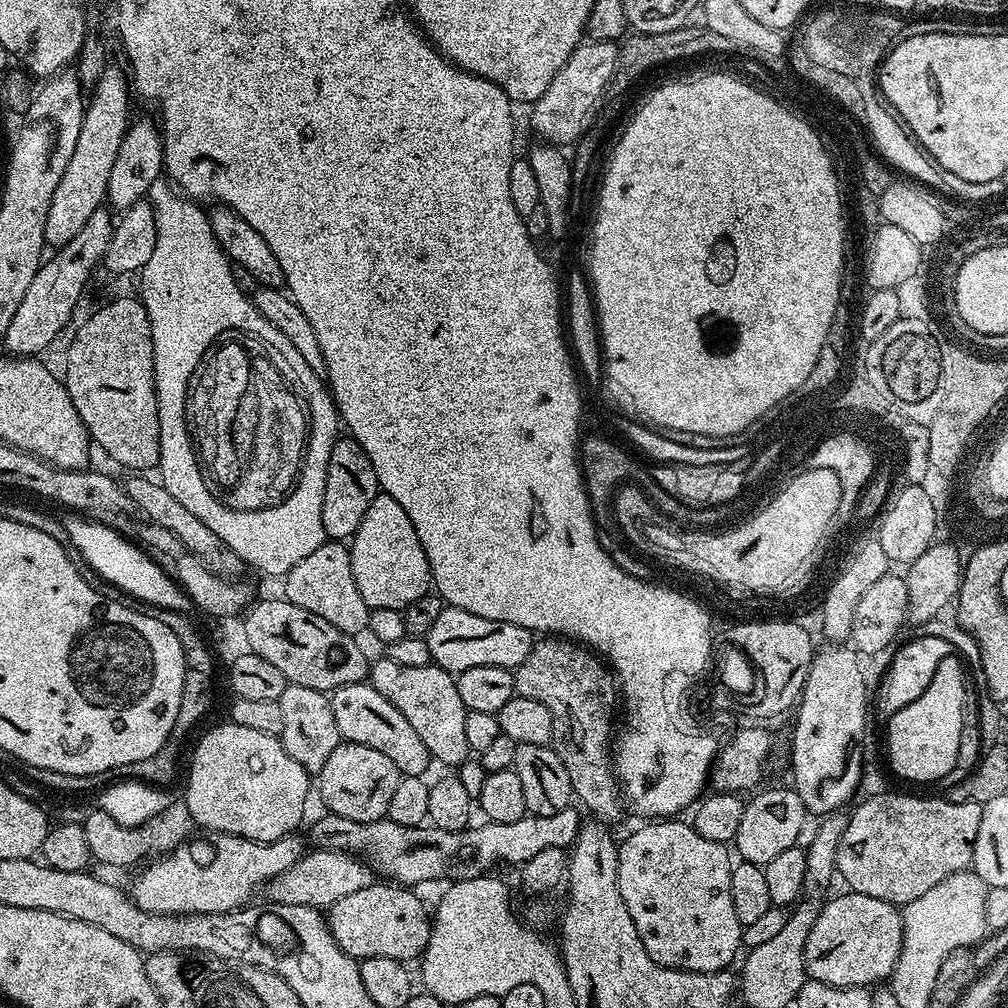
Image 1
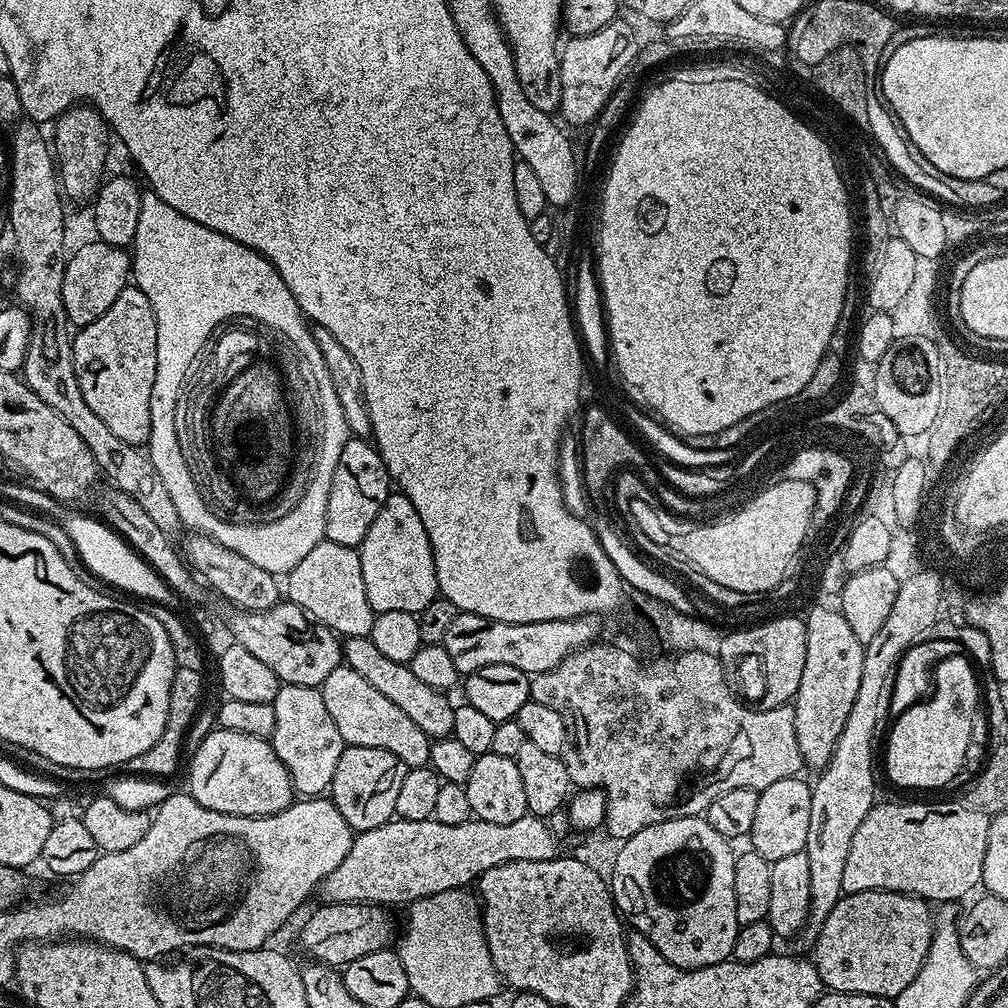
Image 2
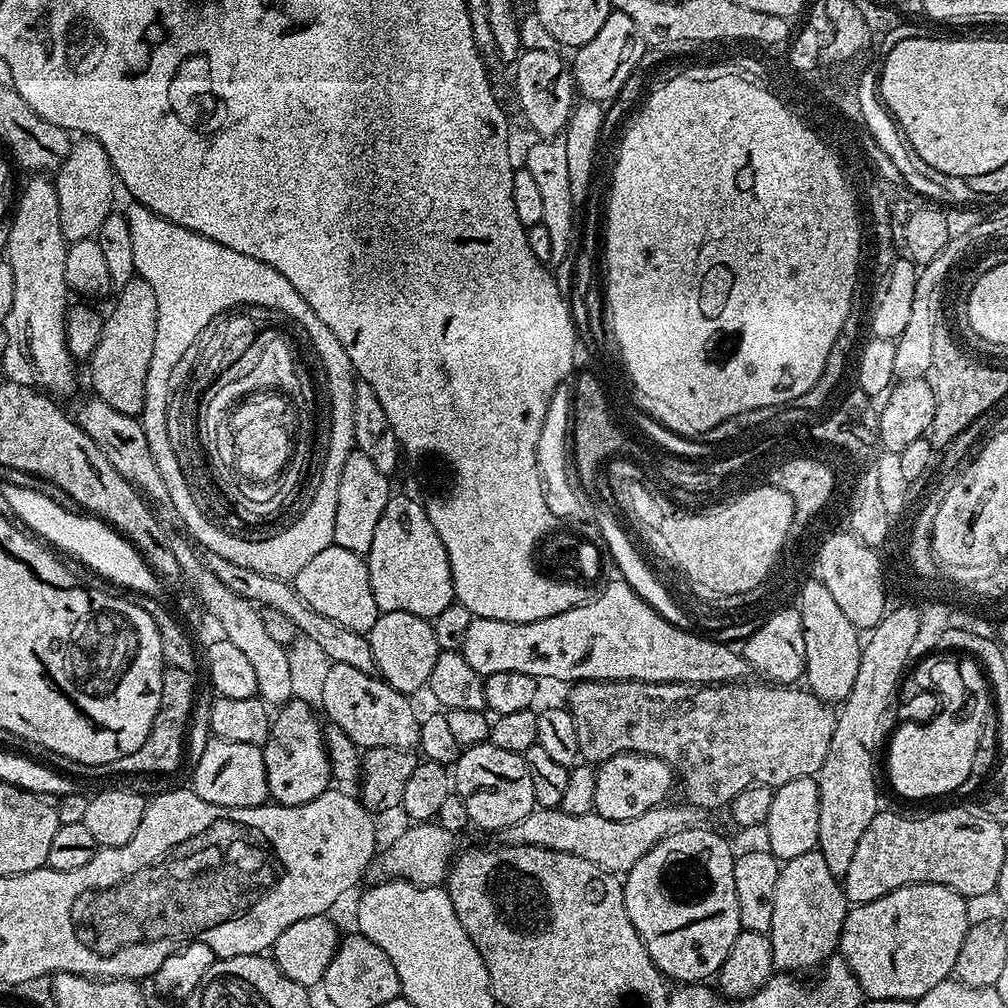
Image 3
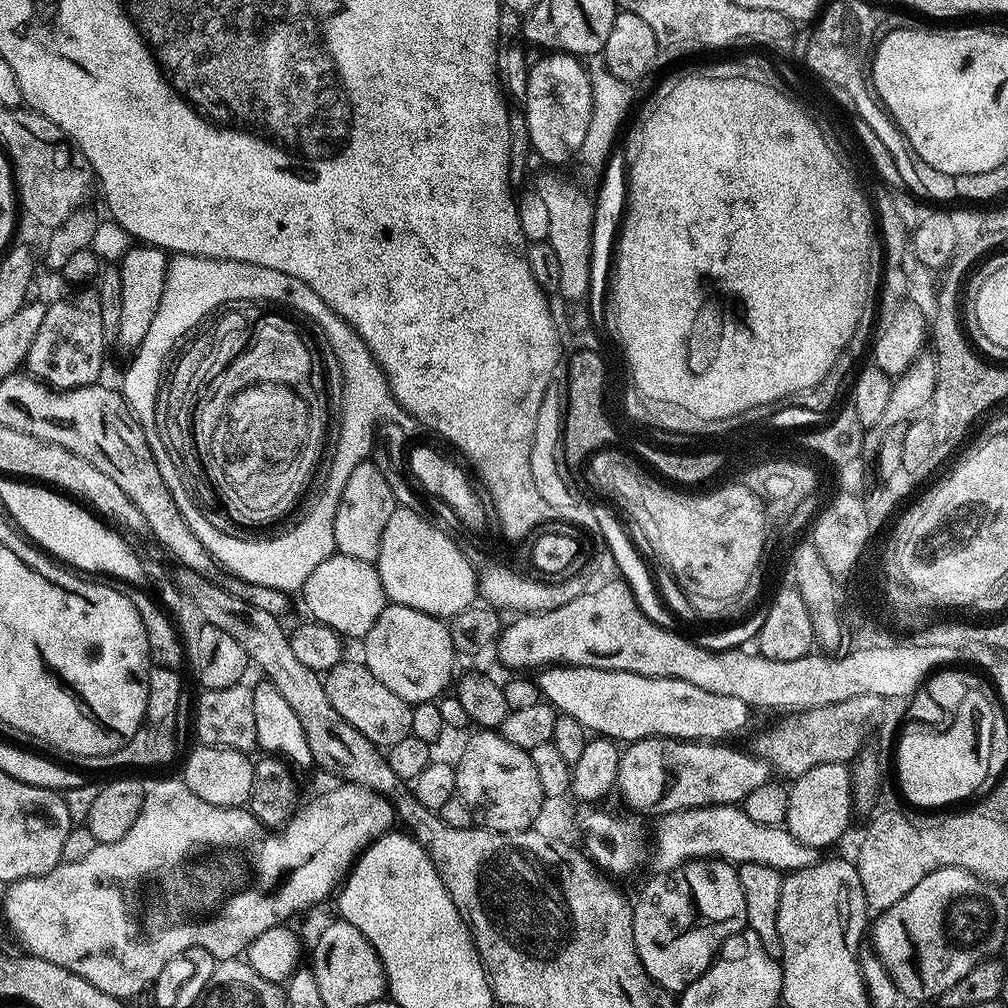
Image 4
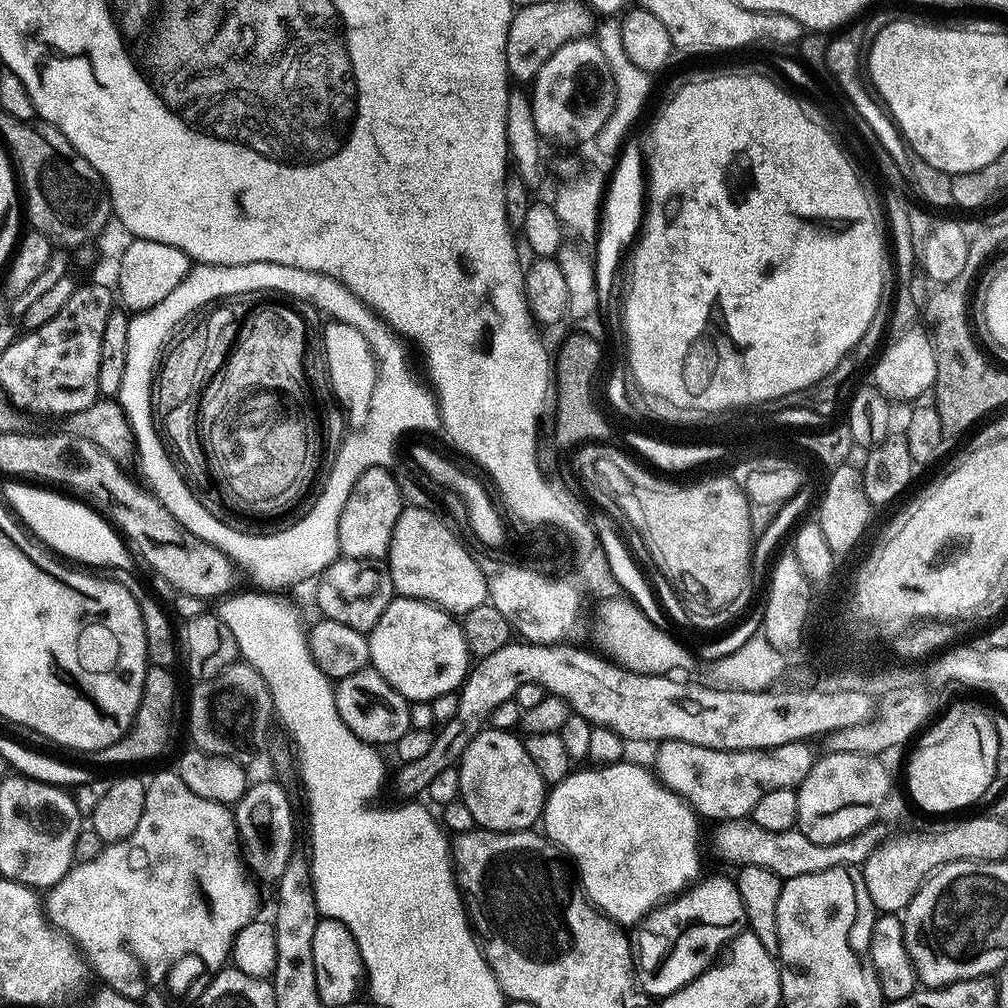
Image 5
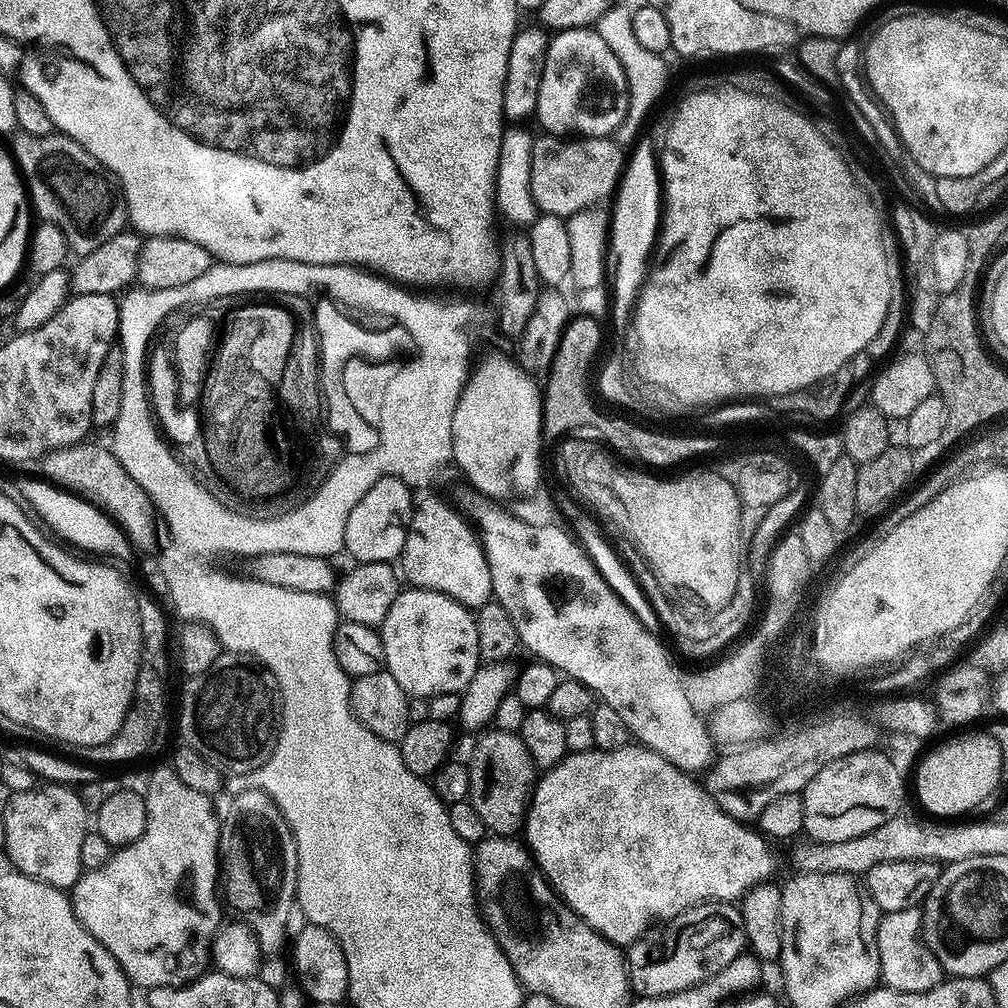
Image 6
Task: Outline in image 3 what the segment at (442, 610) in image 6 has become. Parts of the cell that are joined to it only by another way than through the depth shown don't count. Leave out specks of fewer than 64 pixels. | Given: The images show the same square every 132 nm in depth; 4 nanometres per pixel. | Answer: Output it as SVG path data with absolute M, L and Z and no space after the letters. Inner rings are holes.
M381 612L374 626L367 632L370 650L374 654L376 672L391 688L405 694L413 694L425 687L440 653L431 623L425 617L409 612Z

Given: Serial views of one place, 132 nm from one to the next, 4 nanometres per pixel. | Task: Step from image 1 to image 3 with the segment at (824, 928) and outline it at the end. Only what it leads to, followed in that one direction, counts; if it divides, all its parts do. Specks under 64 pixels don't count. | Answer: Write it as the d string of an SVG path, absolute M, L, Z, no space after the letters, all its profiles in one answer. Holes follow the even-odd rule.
M911 884L910 886L902 886L882 898L874 898L874 902L849 907L842 926L838 952L850 966L854 978L858 978L860 988L864 991L865 997L869 1000L910 1000L915 1002L921 1000L930 990L934 990L934 986L938 986L938 982L949 979L955 973L958 954L962 950L962 942L968 933L970 923L968 904L969 901L965 897L958 895L953 888L947 888L941 884Z

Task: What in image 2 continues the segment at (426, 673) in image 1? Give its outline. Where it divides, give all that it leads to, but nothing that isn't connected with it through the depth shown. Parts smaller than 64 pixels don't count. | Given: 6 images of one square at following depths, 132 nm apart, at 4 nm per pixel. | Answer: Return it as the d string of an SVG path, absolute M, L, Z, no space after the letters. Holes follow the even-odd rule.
M350 636L342 644L342 660L347 667L354 670L374 690L378 690L384 697L390 698L394 706L402 706L412 721L418 725L418 730L422 730L432 740L440 740L444 736L452 735L454 726L454 704L448 701L449 698L445 693L434 690L434 686L426 686L426 682L414 675L414 670L410 670L407 664L399 664L382 654L378 646L367 636Z

